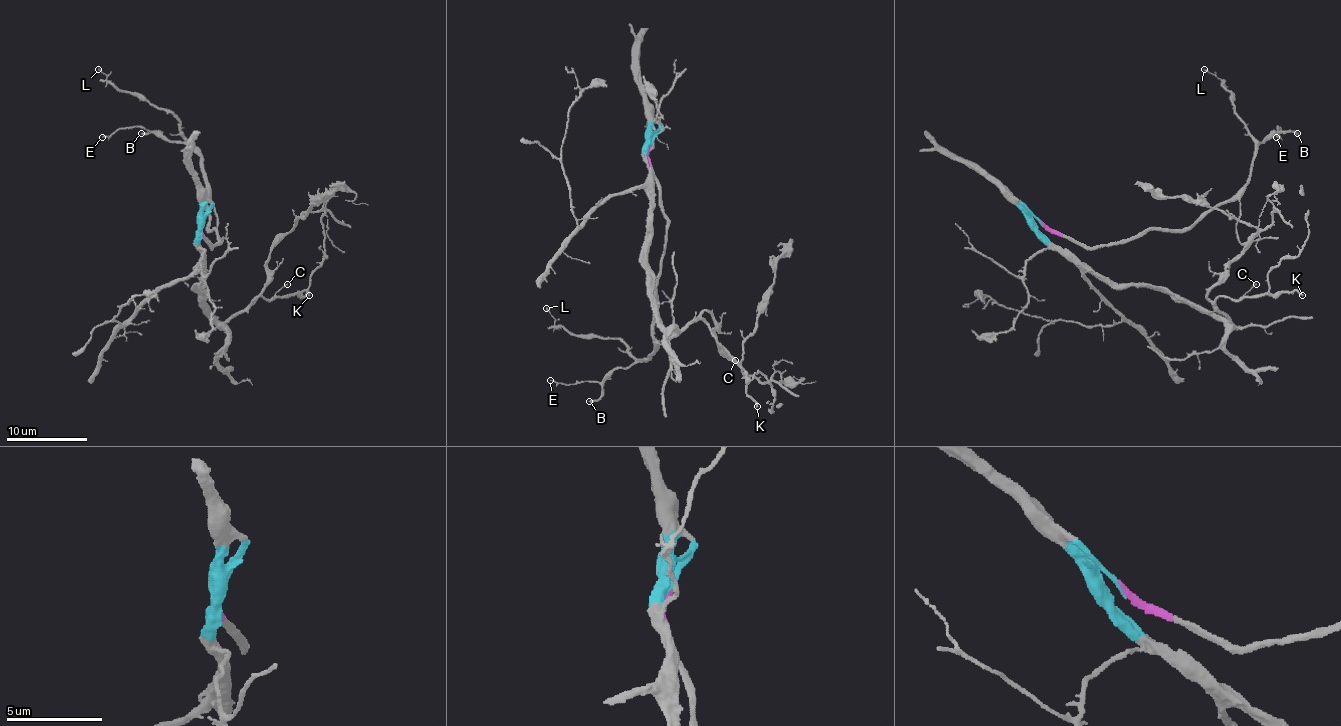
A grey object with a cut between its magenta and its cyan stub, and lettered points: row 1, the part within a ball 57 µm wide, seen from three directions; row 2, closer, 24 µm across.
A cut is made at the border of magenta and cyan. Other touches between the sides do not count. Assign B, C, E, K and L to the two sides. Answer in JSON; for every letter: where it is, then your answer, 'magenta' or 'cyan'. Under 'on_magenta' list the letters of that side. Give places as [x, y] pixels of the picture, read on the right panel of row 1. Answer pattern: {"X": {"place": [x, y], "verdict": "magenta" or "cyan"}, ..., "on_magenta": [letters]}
{"B": {"place": [1297, 133], "verdict": "magenta"}, "C": {"place": [1256, 284], "verdict": "cyan"}, "E": {"place": [1276, 137], "verdict": "magenta"}, "K": {"place": [1302, 295], "verdict": "cyan"}, "L": {"place": [1204, 69], "verdict": "magenta"}, "on_magenta": ["B", "E", "L"]}

